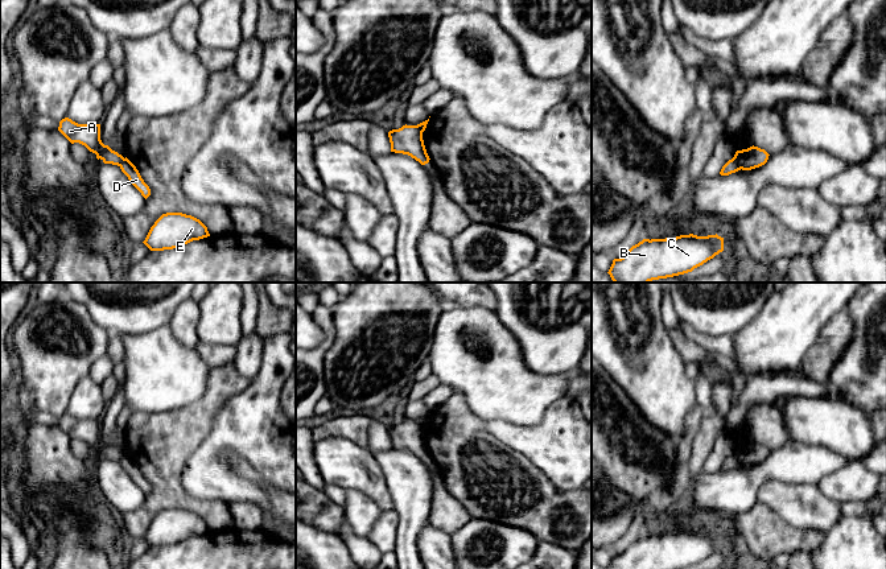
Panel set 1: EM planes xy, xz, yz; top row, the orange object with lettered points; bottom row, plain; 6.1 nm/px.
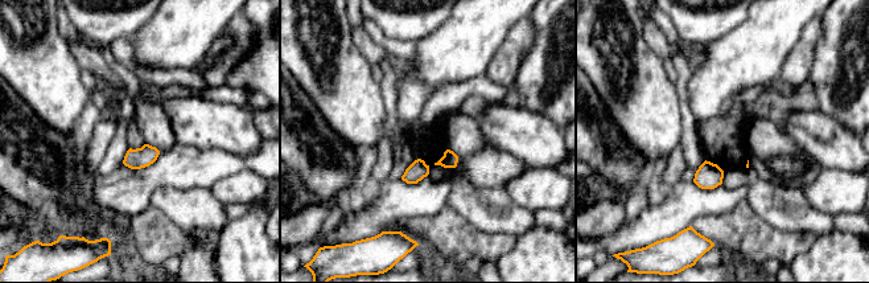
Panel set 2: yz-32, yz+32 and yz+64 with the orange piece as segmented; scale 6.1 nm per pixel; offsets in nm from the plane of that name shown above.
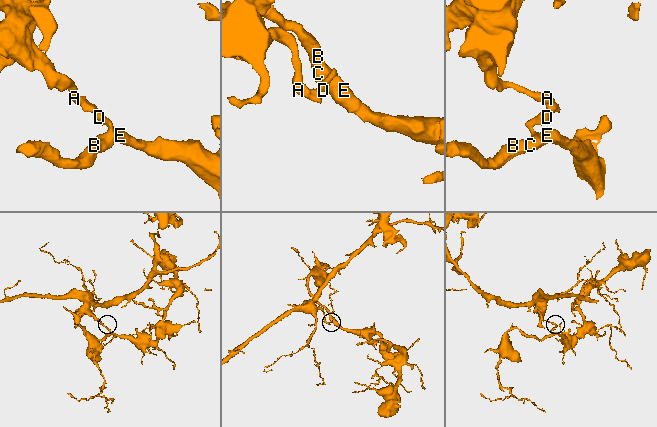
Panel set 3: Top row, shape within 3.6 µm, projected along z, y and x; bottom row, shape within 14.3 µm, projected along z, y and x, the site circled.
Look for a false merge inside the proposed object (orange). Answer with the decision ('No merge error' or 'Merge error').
Merge error

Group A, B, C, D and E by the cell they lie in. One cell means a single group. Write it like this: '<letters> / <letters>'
A / B C D E

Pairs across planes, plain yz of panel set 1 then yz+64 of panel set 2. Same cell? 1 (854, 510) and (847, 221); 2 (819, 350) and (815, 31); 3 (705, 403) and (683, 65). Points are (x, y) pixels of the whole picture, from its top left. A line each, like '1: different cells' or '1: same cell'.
1: same cell
2: same cell
3: same cell

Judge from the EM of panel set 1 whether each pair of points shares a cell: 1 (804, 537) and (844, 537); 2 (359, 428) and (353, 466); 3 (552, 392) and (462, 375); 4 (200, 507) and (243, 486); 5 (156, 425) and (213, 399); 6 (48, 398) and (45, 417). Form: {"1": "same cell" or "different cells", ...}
{"1": "different cells", "2": "different cells", "3": "same cell", "4": "different cells", "5": "same cell", "6": "different cells"}

